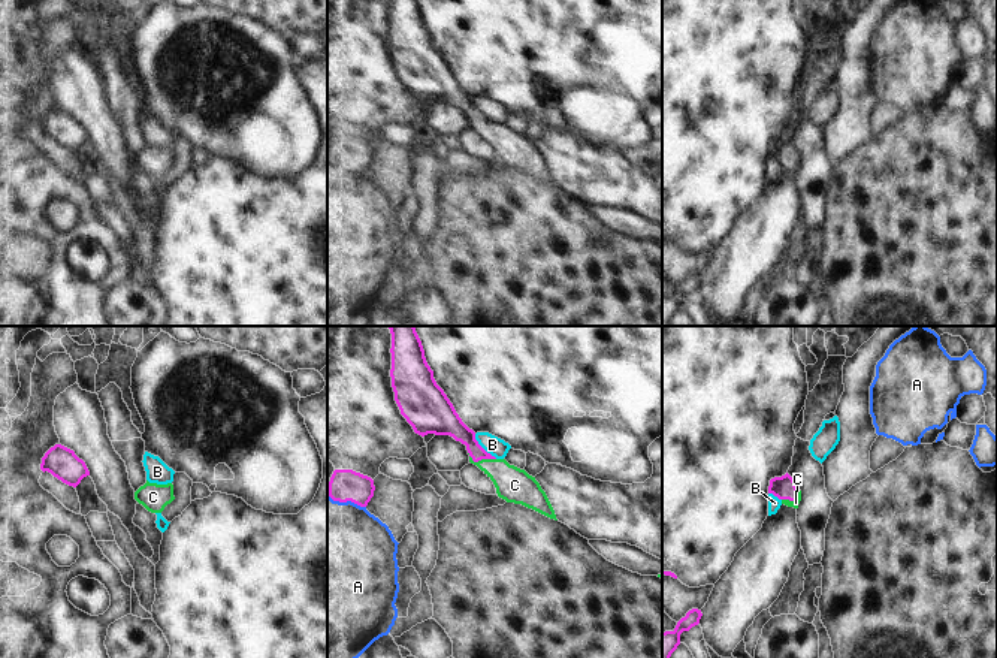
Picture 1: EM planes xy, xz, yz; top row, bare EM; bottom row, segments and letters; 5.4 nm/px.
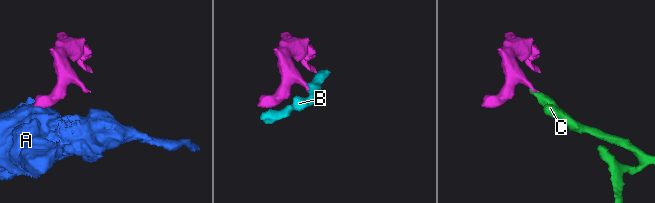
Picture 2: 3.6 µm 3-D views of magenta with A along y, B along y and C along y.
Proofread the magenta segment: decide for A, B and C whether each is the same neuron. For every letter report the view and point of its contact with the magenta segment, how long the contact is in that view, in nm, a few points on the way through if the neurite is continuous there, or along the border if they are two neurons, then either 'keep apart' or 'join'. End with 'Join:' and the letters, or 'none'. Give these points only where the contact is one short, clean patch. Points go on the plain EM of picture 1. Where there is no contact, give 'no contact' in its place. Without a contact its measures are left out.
A: meets magenta in xz at (346, 166); contact 220 nm long; border along xz (328, 157), (334, 165), (353, 166), (365, 172); keep apart
B: meets magenta in xz at (482, 112); contact 180 nm long; border along xz (474, 99), (474, 103), (497, 123); keep apart
C: meets magenta in xz at (480, 124); contact 160 nm long; runs through xz (450, 88), (473, 111), (480, 124), (497, 133), (514, 150); join
Join: C

